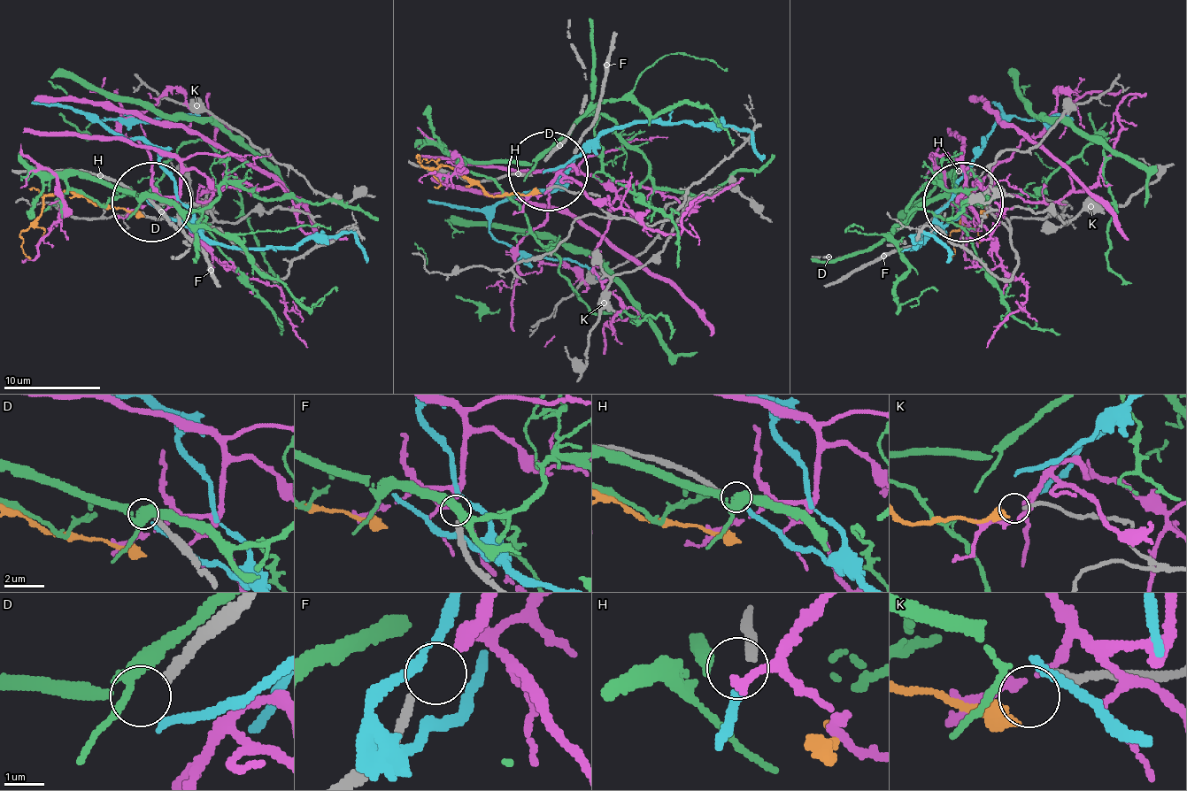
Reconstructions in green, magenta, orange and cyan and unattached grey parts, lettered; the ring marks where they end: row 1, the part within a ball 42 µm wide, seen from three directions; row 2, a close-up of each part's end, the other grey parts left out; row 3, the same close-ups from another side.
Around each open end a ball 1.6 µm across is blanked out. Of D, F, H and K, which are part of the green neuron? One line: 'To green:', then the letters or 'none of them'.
To green: none of them

